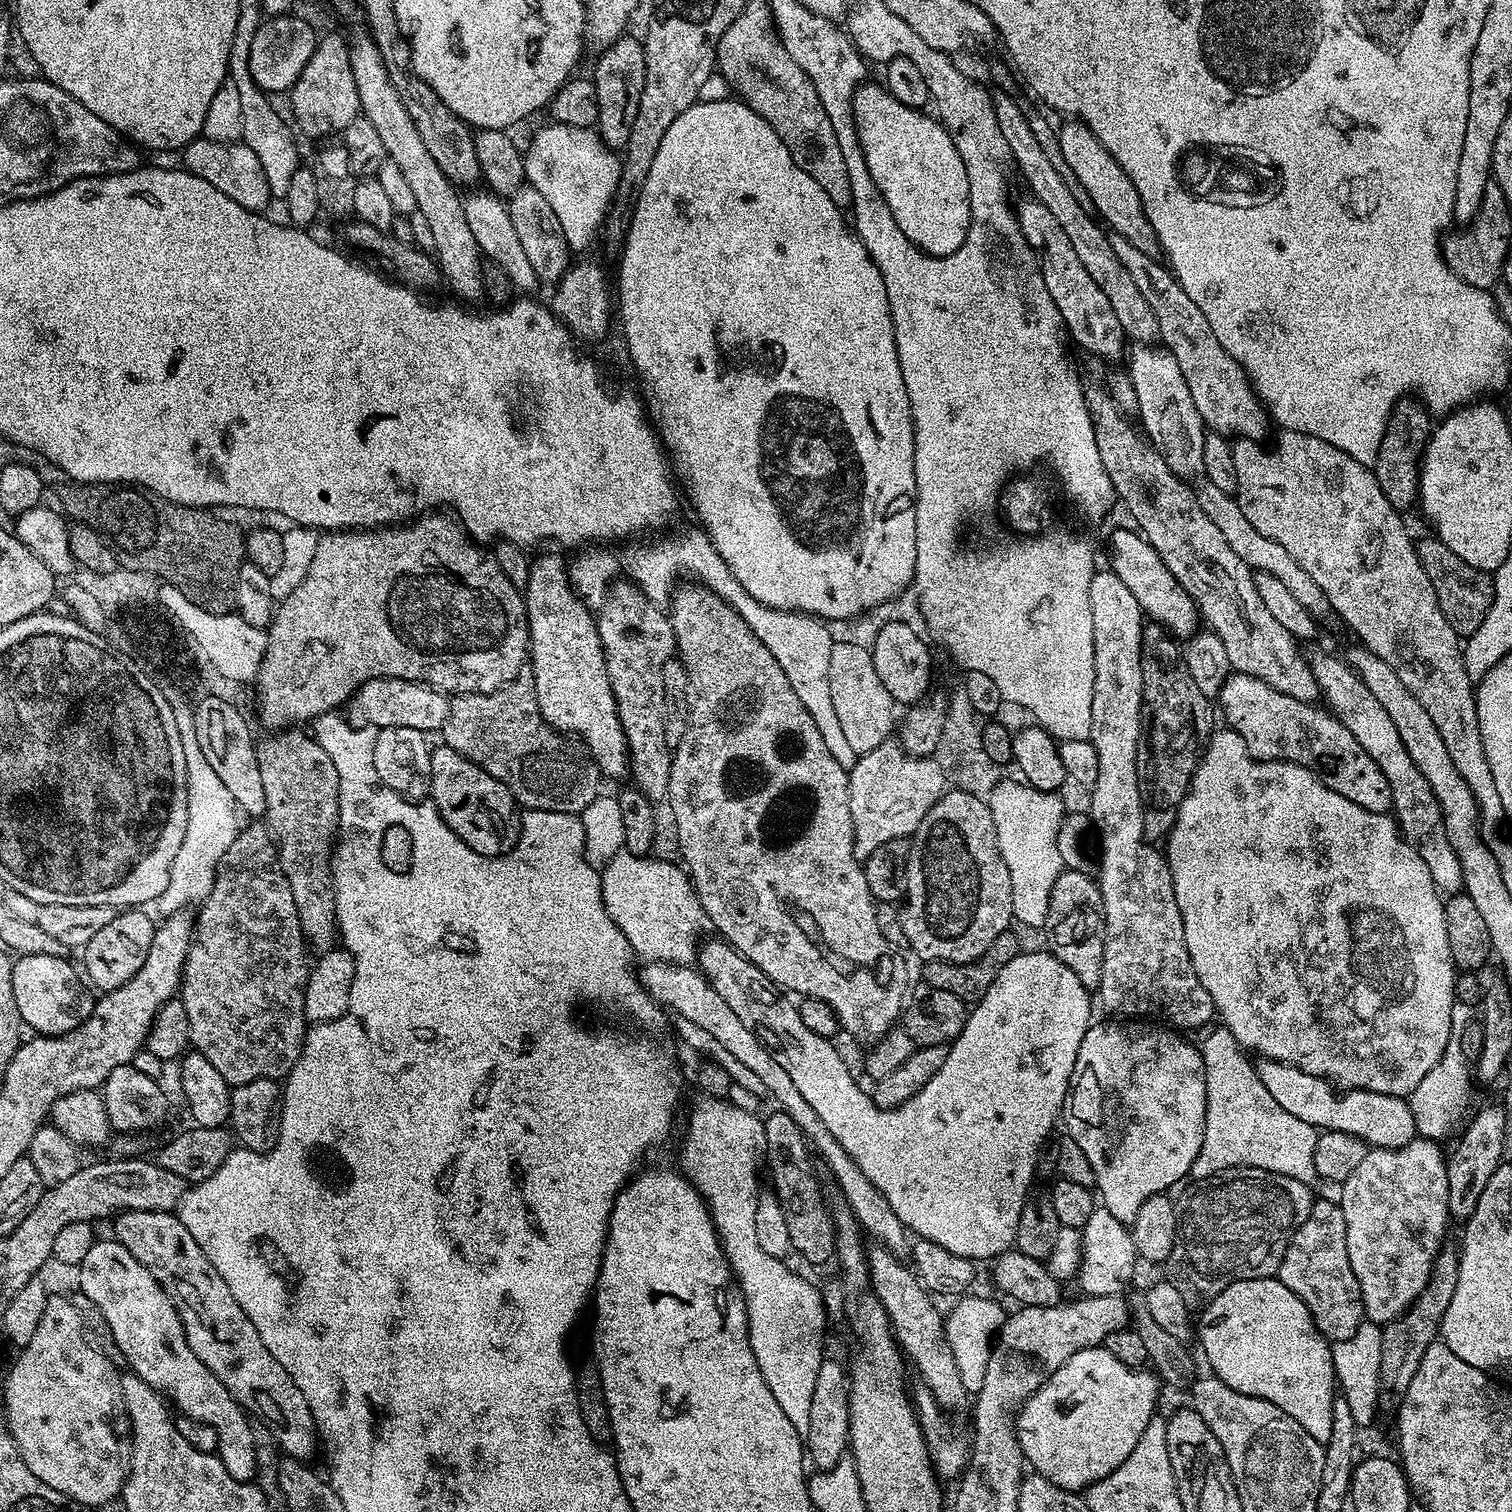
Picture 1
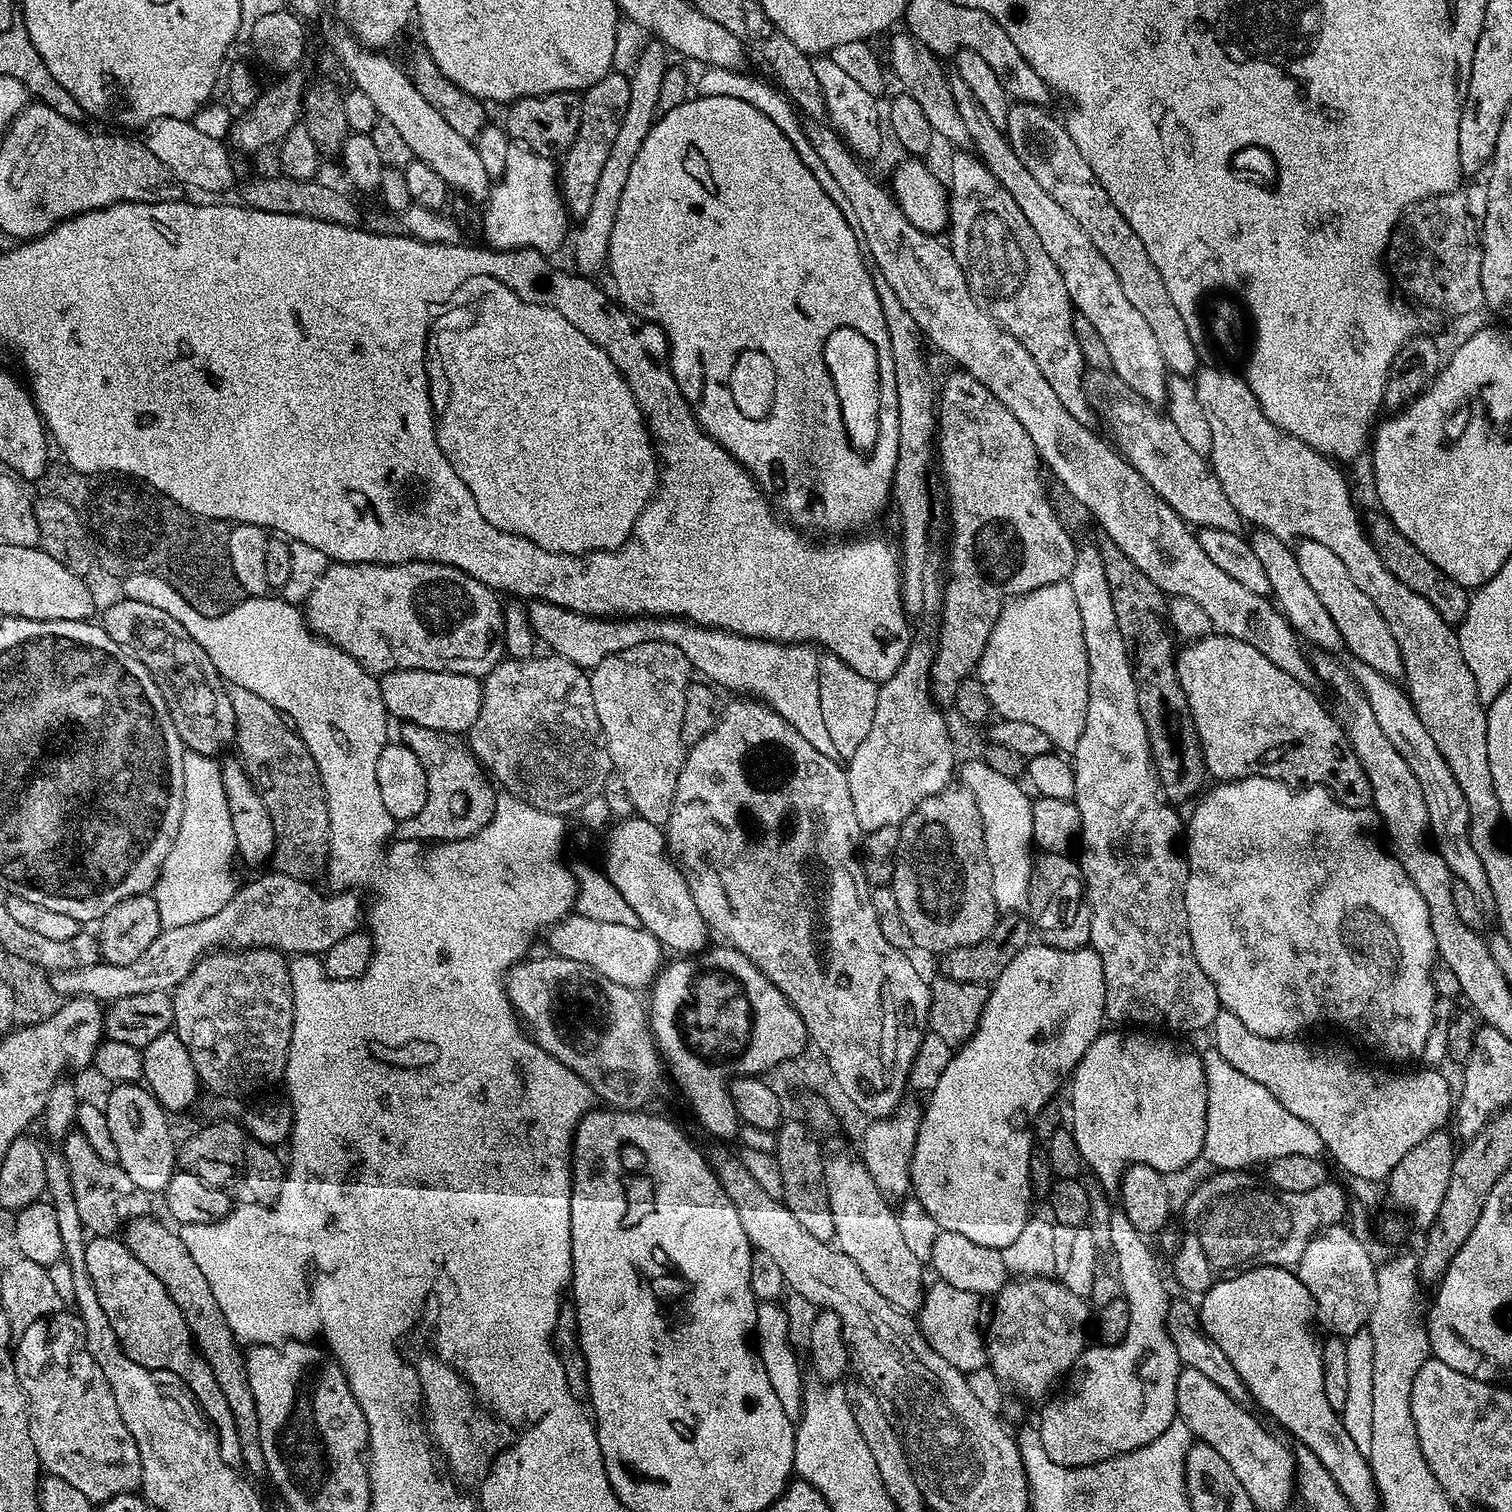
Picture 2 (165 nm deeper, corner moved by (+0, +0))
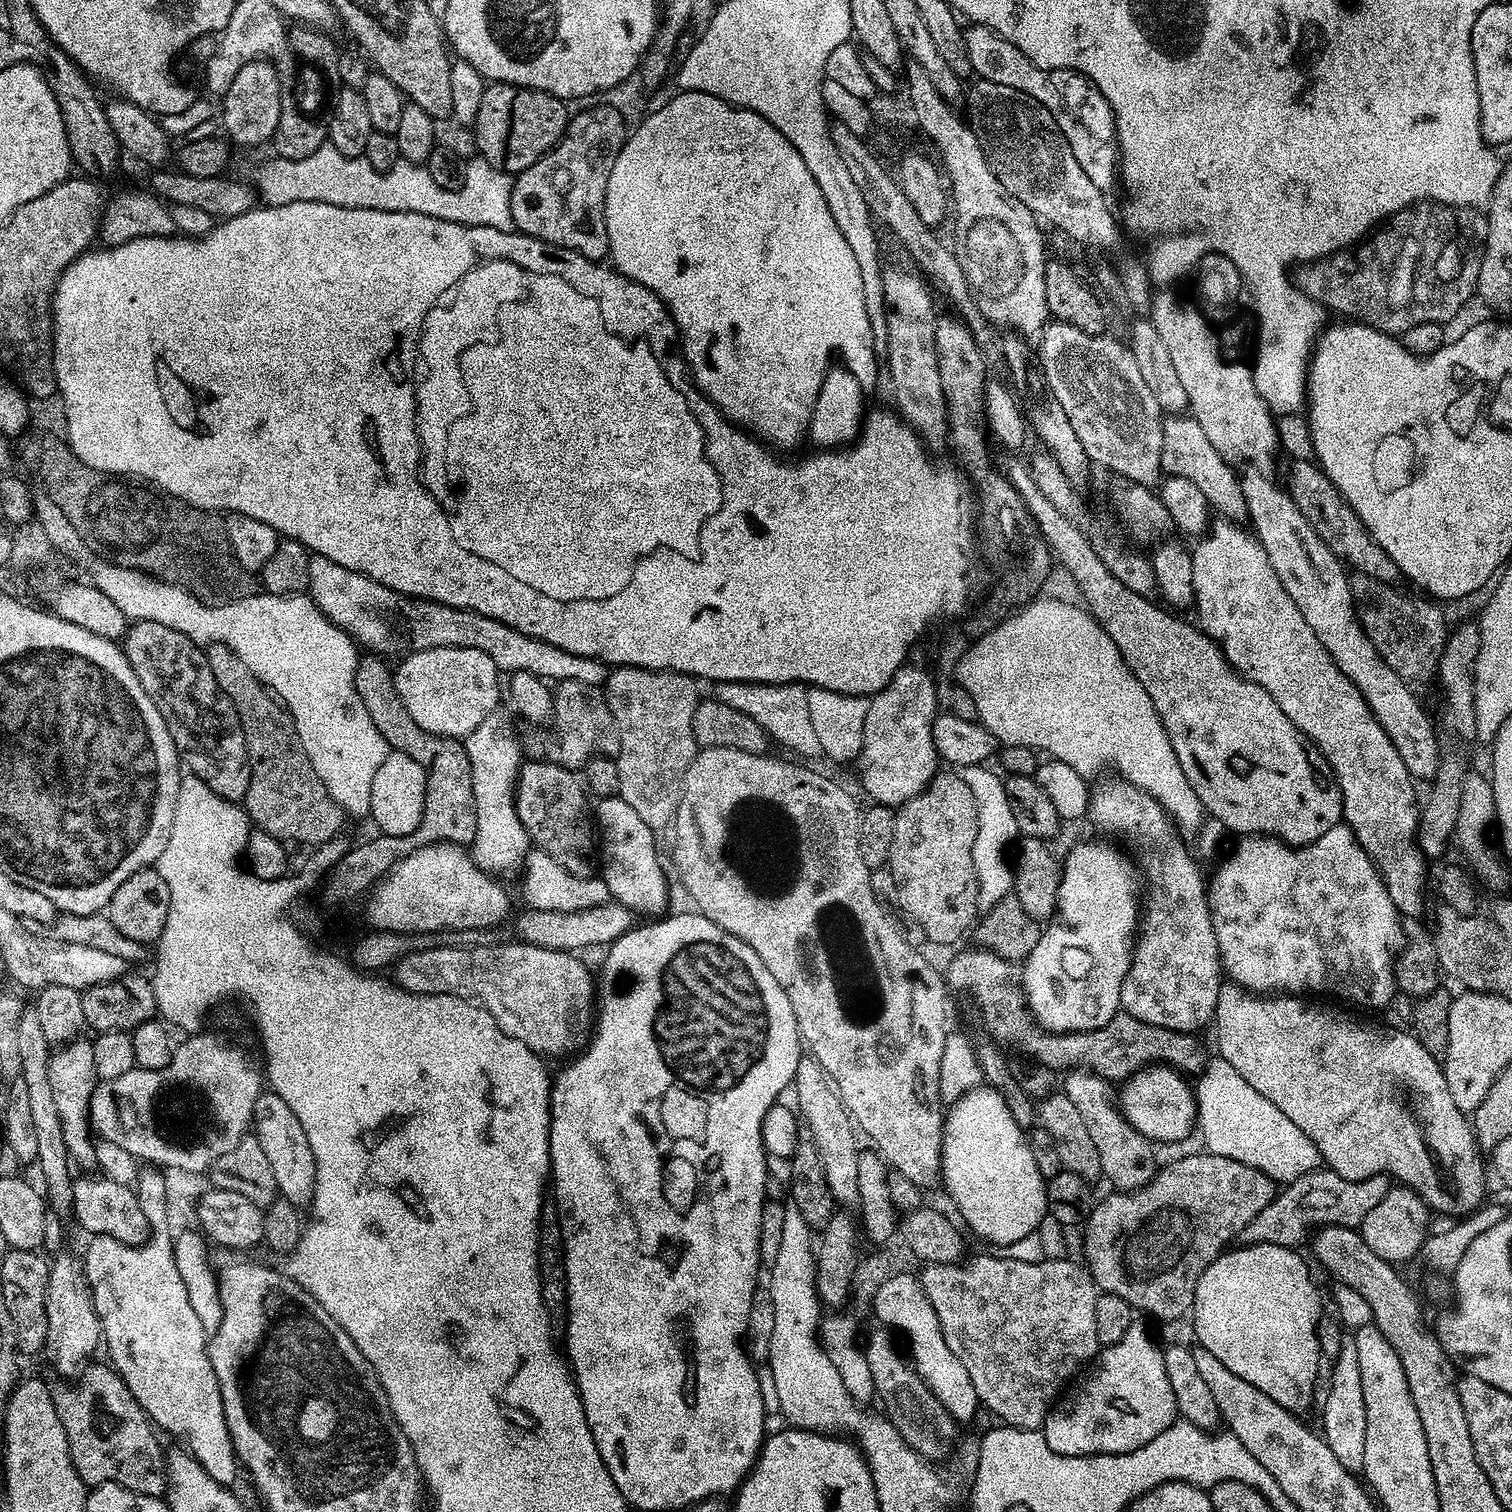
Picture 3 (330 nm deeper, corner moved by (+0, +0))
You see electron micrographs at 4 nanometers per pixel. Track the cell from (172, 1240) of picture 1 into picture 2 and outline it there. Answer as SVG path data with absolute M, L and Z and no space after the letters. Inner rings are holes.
M73 1130L62 1141L64 1157L70 1166L70 1186L74 1186L74 1206L78 1206L78 1218L82 1218L85 1229L96 1236L112 1236L119 1233L129 1220L137 1220L153 1211L153 1197L142 1190L126 1174L117 1162L106 1162L86 1142L78 1130Z

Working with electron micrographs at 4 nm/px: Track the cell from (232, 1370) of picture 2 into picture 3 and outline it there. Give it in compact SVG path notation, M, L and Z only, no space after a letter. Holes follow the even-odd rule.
M99 1174L77 1175L72 1182L71 1215L76 1216L89 1237L109 1236L123 1244L143 1244L150 1235L150 1216L141 1211L136 1191L135 1187Z

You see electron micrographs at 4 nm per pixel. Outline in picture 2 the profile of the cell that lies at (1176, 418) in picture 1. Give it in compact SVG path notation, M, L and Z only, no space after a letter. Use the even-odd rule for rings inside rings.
M953 75L951 81L954 102L958 106L958 114L962 114L962 122L966 122L969 141L973 147L976 146L975 153L984 161L990 174L994 174L994 178L1002 182L1010 198L1018 202L1018 210L1026 214L1026 222L1034 226L1038 242L1042 242L1046 254L1050 254L1054 266L1058 266L1062 282L1066 282L1066 294L1072 300L1073 309L1079 315L1090 318L1098 335L1102 337L1102 342L1106 342L1112 371L1118 378L1122 378L1122 382L1126 382L1126 386L1130 386L1130 390L1142 394L1148 404L1163 405L1168 398L1170 373L1162 358L1162 349L1158 347L1158 342L1146 323L1146 318L1142 318L1142 313L1138 311L1138 306L1134 306L1134 302L1128 301L1126 294L1122 294L1118 274L1114 274L1110 262L1106 262L1106 258L1098 254L1098 246L1094 246L1094 242L1090 242L1090 234L1086 234L1086 230L1078 226L1078 218L1062 210L1062 206L1058 206L1058 202L1054 202L1054 198L1050 198L1050 194L1046 194L1042 186L1038 186L1034 174L1030 174L1030 170L1022 166L1007 135L1001 128L994 126L994 122L990 122L986 110L982 110L978 98L974 98L970 86L966 86L966 82L962 82L962 78L957 75Z

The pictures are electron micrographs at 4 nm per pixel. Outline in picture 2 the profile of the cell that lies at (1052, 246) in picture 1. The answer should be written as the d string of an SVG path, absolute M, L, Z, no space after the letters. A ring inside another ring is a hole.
M901 30L888 44L888 60L890 72L900 79L903 91L926 113L926 122L930 122L933 133L940 136L952 146L964 146L969 143L966 122L962 122L962 114L958 114L958 106L954 102L952 93L952 81L949 73L944 73L941 57L930 51L918 38L914 38L911 32Z

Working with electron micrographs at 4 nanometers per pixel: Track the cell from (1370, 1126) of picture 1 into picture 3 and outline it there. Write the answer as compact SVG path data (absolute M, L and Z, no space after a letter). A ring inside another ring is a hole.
M1231 982L1221 983L1218 990L1218 1006L1214 1017L1214 1029L1216 1028L1216 1048L1219 1059L1230 1062L1262 1098L1274 1102L1310 1142L1318 1150L1321 1161L1331 1171L1337 1172L1347 1180L1365 1180L1371 1176L1387 1174L1393 1181L1414 1189L1421 1196L1425 1204L1433 1213L1441 1212L1444 1216L1451 1218L1463 1218L1473 1213L1485 1203L1484 1197L1484 1168L1486 1172L1486 1160L1482 1155L1482 1149L1476 1143L1476 1133L1469 1117L1458 1106L1454 1106L1454 1098L1450 1098L1450 1086L1446 1086L1444 1069L1441 1061L1418 1042L1418 1038L1411 1031L1399 1032L1396 1028L1379 1028L1376 1024L1367 1024L1364 1020L1355 1020L1336 1008L1323 1008L1320 1004L1307 1004L1307 999L1296 994L1246 994L1246 990L1240 984Z

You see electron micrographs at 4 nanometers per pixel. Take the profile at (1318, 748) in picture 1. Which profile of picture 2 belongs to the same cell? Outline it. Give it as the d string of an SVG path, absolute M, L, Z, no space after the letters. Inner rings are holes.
M1209 634L1185 644L1188 645L1179 649L1176 658L1176 673L1190 706L1207 775L1213 781L1261 776L1293 786L1324 788L1338 803L1351 808L1371 805L1370 782L1358 754L1354 754L1340 722L1324 709L1323 702L1308 689L1305 681L1286 674L1286 670L1274 666L1266 654L1238 638Z

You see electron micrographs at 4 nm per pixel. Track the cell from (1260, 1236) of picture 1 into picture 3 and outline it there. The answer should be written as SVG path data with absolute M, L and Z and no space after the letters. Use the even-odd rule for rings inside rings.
M1331 1170L1307 1172L1302 1178L1291 1181L1288 1188L1262 1210L1244 1228L1245 1241L1253 1244L1277 1244L1283 1248L1299 1249L1300 1243L1309 1239L1313 1230L1326 1224L1359 1229L1360 1223L1386 1198L1390 1180L1387 1175L1371 1176L1365 1180L1347 1180ZM1312 1228L1312 1229L1311 1229ZM1309 1231L1309 1232L1308 1232Z

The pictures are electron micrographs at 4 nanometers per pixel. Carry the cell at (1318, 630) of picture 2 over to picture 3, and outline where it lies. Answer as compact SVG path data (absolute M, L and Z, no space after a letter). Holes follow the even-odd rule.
M1172 414L1164 420L1162 442L1160 443L1160 467L1169 476L1181 476L1194 482L1205 495L1213 513L1233 522L1248 520L1246 498L1242 498L1242 488L1237 473L1232 473L1233 465L1225 460L1210 443L1210 438L1188 414Z

